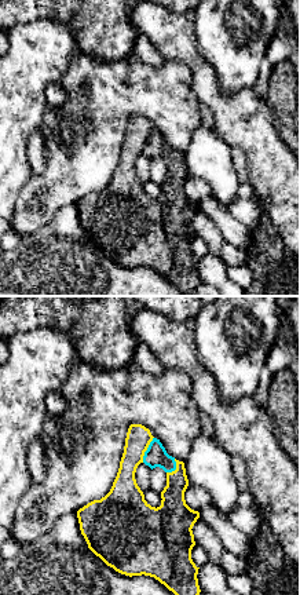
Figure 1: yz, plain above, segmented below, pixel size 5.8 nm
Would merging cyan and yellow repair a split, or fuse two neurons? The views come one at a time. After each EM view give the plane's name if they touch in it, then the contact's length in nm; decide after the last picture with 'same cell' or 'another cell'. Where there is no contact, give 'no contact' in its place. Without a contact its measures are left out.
yz | 170 nm

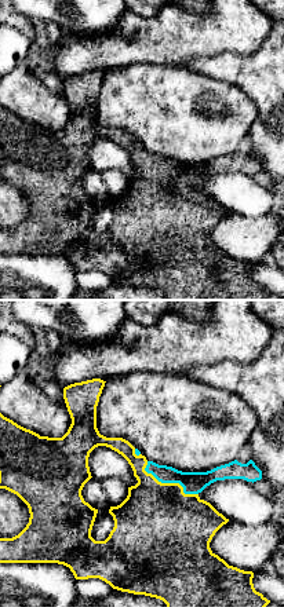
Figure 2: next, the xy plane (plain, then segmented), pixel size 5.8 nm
xy | 360 nm

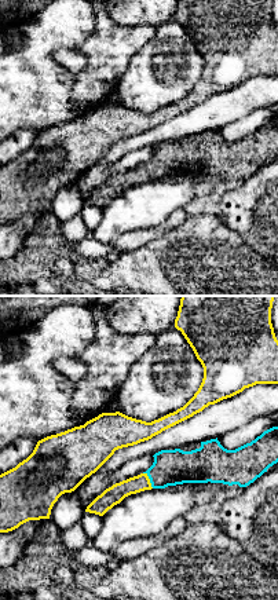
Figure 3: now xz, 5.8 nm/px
xz | 110 nm

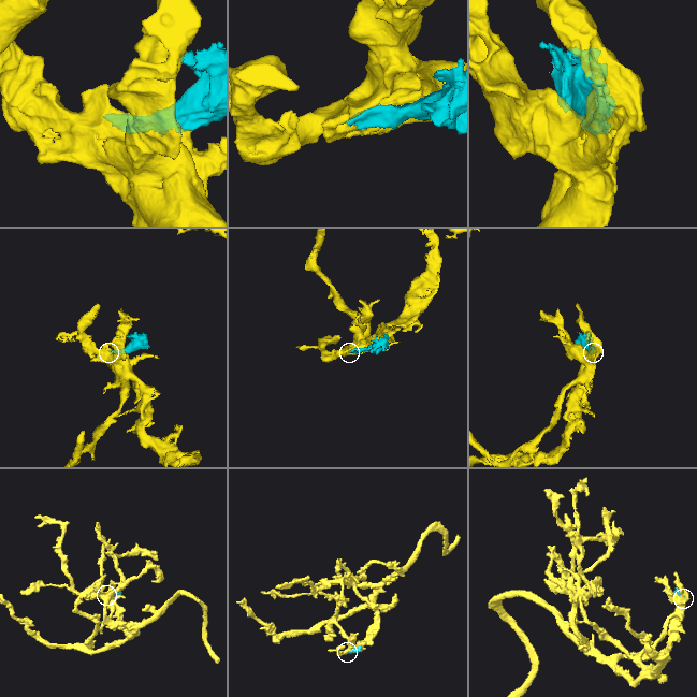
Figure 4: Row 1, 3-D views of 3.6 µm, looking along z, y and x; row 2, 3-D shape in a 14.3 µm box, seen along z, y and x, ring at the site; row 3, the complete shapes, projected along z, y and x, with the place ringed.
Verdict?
same cell

